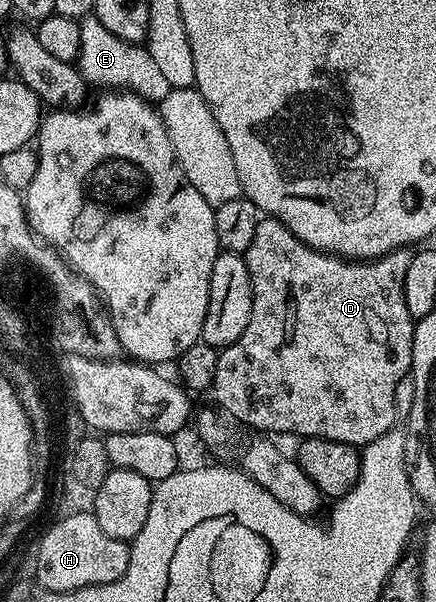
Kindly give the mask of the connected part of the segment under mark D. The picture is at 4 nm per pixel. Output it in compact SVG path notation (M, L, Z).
M263 217L255 229L255 238L251 240L251 245L245 250L244 256L253 286L251 321L247 321L247 329L243 329L241 336L231 346L220 348L219 365L215 365L215 381L211 388L211 395L217 398L216 406L228 418L246 428L254 427L257 430L254 432L257 433L272 433L274 436L297 435L296 437L306 439L330 439L358 449L365 448L369 442L392 430L398 422L396 419L399 414L396 405L396 386L410 374L413 365L415 320L411 313L407 313L407 301L403 297L403 281L407 277L407 268L411 265L414 252L409 247L401 247L398 251L388 251L386 255L380 255L378 259L354 261L327 251L317 251L314 247L299 241L299 237L295 237L295 233L291 233L291 229L287 229L287 225L283 225L278 219Z

